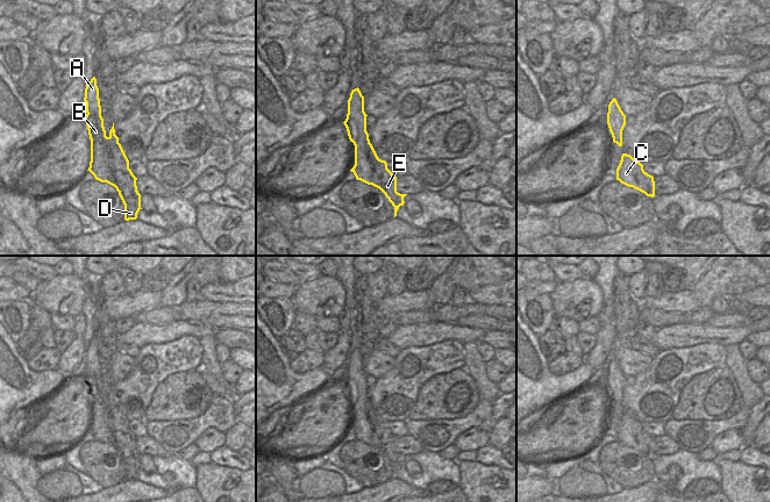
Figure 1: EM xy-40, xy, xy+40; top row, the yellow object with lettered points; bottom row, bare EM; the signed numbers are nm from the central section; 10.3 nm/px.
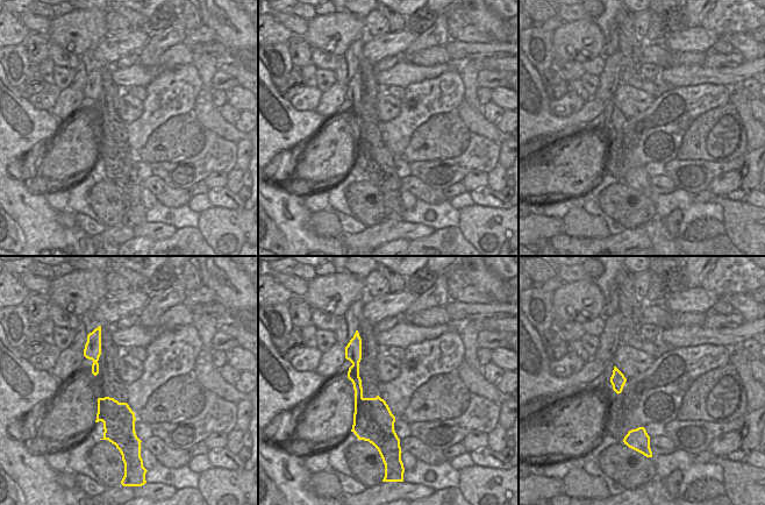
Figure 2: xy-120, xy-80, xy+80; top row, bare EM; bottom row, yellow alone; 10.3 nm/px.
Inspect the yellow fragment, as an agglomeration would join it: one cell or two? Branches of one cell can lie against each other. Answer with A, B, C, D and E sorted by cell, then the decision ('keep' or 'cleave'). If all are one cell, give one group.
groups A B C / D E; cleave

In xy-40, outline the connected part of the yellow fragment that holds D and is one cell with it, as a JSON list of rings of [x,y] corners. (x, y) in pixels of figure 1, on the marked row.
[[[114,123],[109,131],[109,166],[114,170],[115,188],[124,205],[124,220],[136,220],[141,208],[141,194],[137,191],[137,178],[129,168],[129,160],[115,135]]]

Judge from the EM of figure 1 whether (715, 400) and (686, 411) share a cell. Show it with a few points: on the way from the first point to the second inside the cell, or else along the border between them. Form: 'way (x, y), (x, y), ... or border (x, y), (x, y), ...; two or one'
way (708, 400), (700, 400), (693, 407); one

